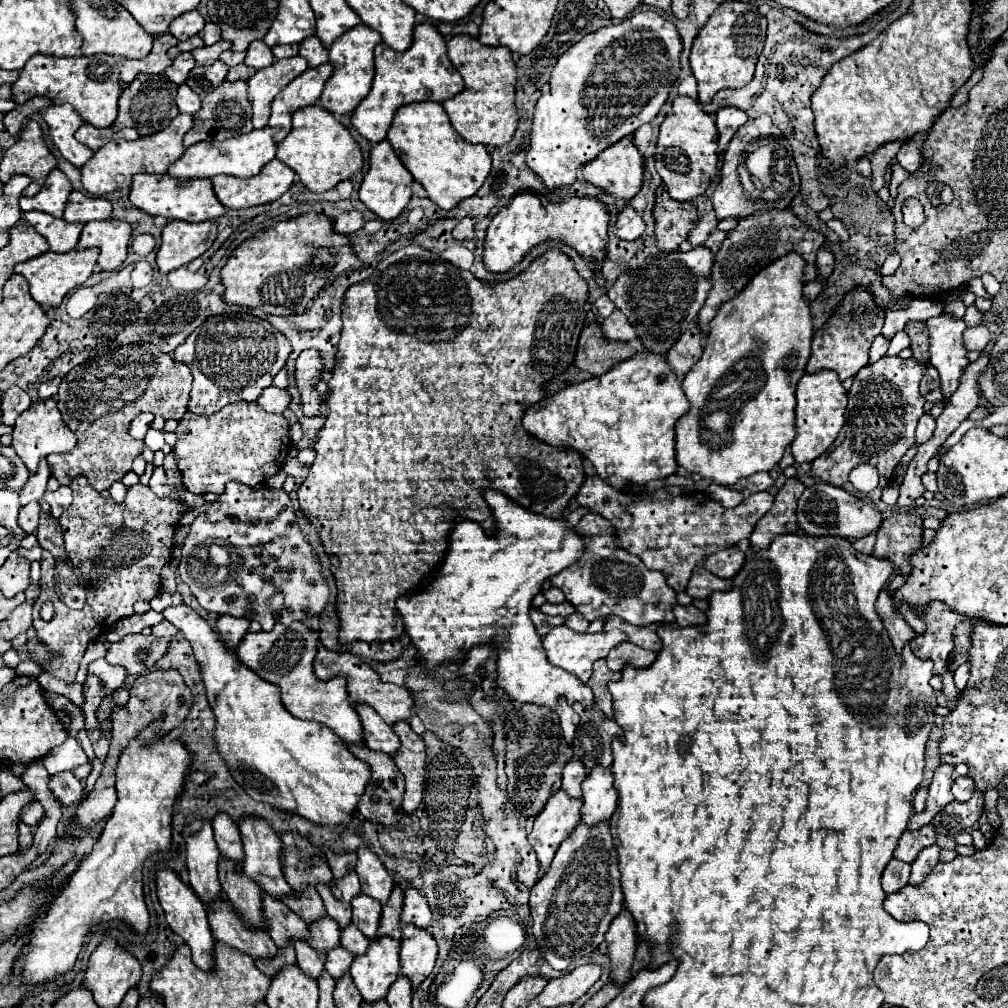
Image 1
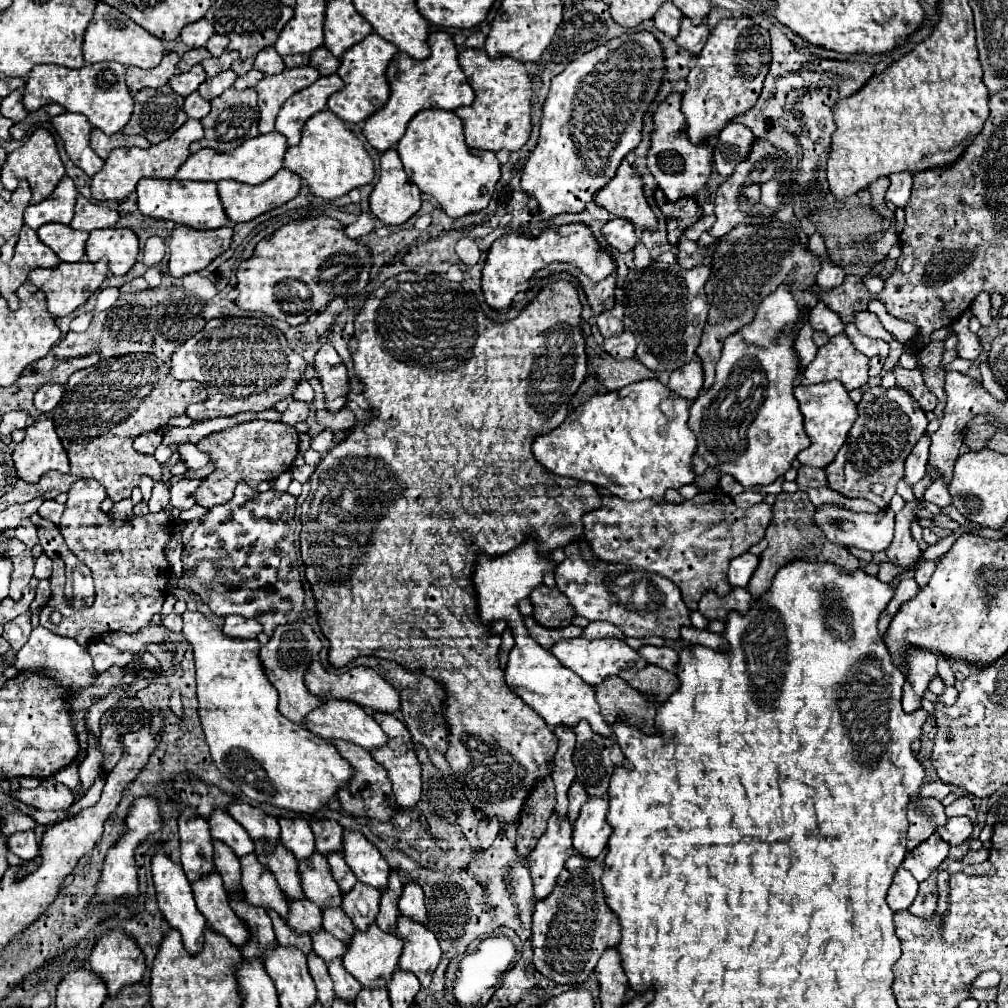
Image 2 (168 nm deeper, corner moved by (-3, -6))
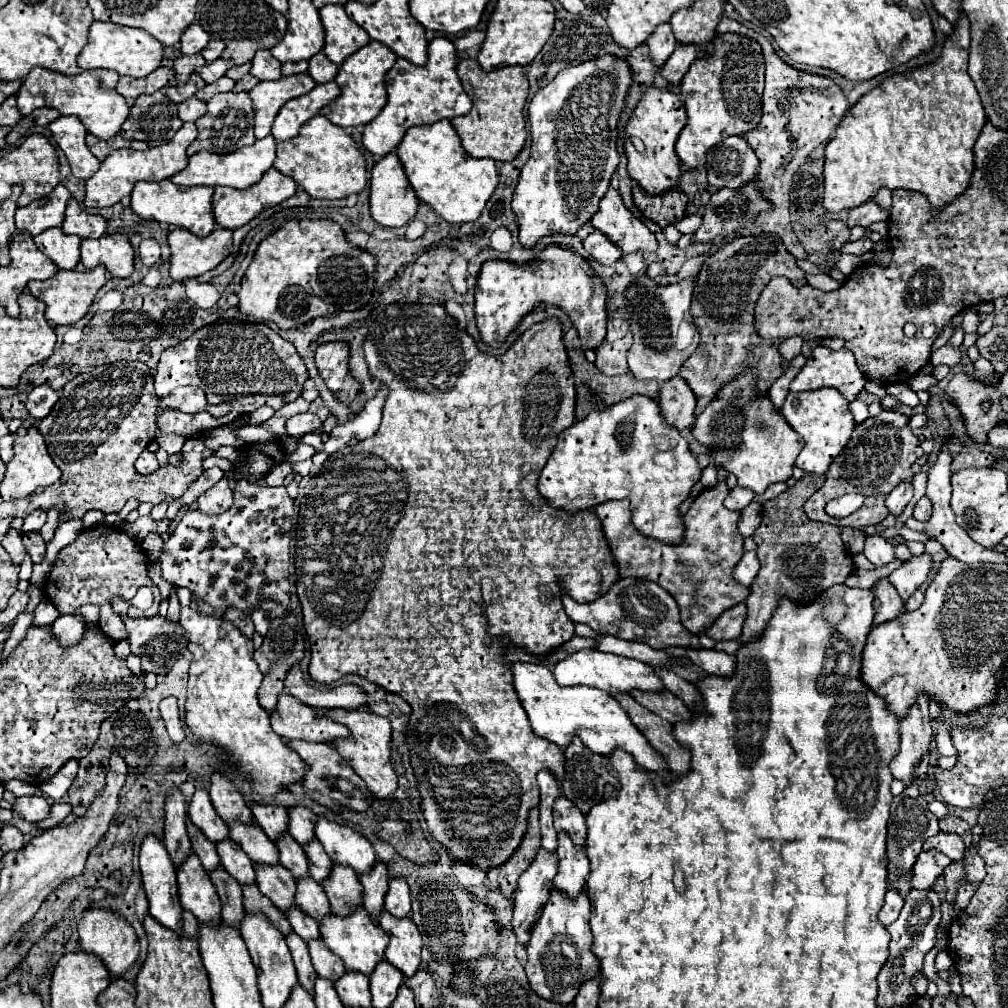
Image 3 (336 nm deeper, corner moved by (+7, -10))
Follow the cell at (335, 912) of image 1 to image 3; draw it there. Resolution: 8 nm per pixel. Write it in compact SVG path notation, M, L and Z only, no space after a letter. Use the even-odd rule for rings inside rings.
M284 835L284 839L278 839L276 845L280 853L280 865L284 865L296 881L302 877L308 877L308 857L304 847L296 843L296 839L292 839L290 835Z

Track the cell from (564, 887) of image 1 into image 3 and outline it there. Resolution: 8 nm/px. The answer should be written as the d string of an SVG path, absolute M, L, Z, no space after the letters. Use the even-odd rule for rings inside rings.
M582 891L576 899L550 893L548 903L542 909L540 919L530 931L530 941L526 945L528 961L524 965L530 987L544 999L558 1003L572 1003L584 981L600 973L600 963L592 955L592 931L590 931L590 899L588 891Z

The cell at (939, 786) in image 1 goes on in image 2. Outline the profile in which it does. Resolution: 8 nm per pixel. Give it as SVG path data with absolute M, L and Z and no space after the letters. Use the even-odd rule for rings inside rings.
M912 799L908 803L908 851L912 851L914 847L918 847L922 841L926 841L936 827L946 823L946 815L944 815L944 805L940 801L930 801L930 799L920 799L920 803L916 803L914 809L914 819L916 823L912 823Z

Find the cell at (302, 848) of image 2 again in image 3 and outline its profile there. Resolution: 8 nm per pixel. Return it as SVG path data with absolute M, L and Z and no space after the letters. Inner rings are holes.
M246 799L246 803L250 805L256 823L272 841L278 841L288 833L288 811L282 805L256 805L250 799Z

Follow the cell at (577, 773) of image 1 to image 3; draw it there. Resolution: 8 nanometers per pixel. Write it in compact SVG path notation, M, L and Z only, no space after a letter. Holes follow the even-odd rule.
M558 797L554 803L554 829L556 831L566 831L570 833L572 841L576 845L584 843L586 835L586 823L584 823L584 813L566 797Z

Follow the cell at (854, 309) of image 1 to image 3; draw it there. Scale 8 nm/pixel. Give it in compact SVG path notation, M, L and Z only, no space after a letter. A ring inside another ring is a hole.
M818 345L806 365L800 369L796 379L790 385L790 391L812 391L820 387L838 389L844 399L854 401L856 395L864 389L864 375L856 365L856 359L850 351L840 349L832 351L824 345Z

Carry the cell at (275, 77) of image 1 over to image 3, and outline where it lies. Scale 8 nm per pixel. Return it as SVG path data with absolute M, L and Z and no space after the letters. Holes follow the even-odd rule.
M308 73L288 75L276 81L260 81L252 91L252 105L254 105L254 133L256 139L264 139L270 133L270 125L278 113L278 109L314 87L314 79Z

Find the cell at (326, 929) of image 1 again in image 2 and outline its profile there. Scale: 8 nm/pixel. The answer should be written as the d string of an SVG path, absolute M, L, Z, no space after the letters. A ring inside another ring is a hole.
M298 899L288 903L286 923L302 933L312 933L322 927L322 909L308 899Z

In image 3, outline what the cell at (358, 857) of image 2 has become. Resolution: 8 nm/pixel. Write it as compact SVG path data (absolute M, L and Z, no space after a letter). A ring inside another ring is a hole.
M320 817L316 821L316 839L324 845L334 863L346 865L358 875L370 873L376 863L370 841L350 827Z

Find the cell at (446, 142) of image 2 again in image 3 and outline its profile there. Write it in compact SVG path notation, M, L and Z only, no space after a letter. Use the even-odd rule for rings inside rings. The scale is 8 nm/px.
M450 121L410 127L396 147L396 155L418 199L428 203L448 223L476 221L498 185L498 171L492 159L474 159L464 153L458 133Z

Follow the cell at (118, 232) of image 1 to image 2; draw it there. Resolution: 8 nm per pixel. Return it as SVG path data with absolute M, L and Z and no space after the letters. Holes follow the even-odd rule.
M96 229L86 241L88 261L108 259L114 275L126 275L138 259L138 237L132 229Z

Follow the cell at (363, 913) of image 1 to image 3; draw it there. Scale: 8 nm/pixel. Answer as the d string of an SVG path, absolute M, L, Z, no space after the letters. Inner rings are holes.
M334 863L328 883L324 883L322 887L328 895L334 915L348 917L358 907L362 907L362 883L358 881L358 875L352 869L338 867Z

